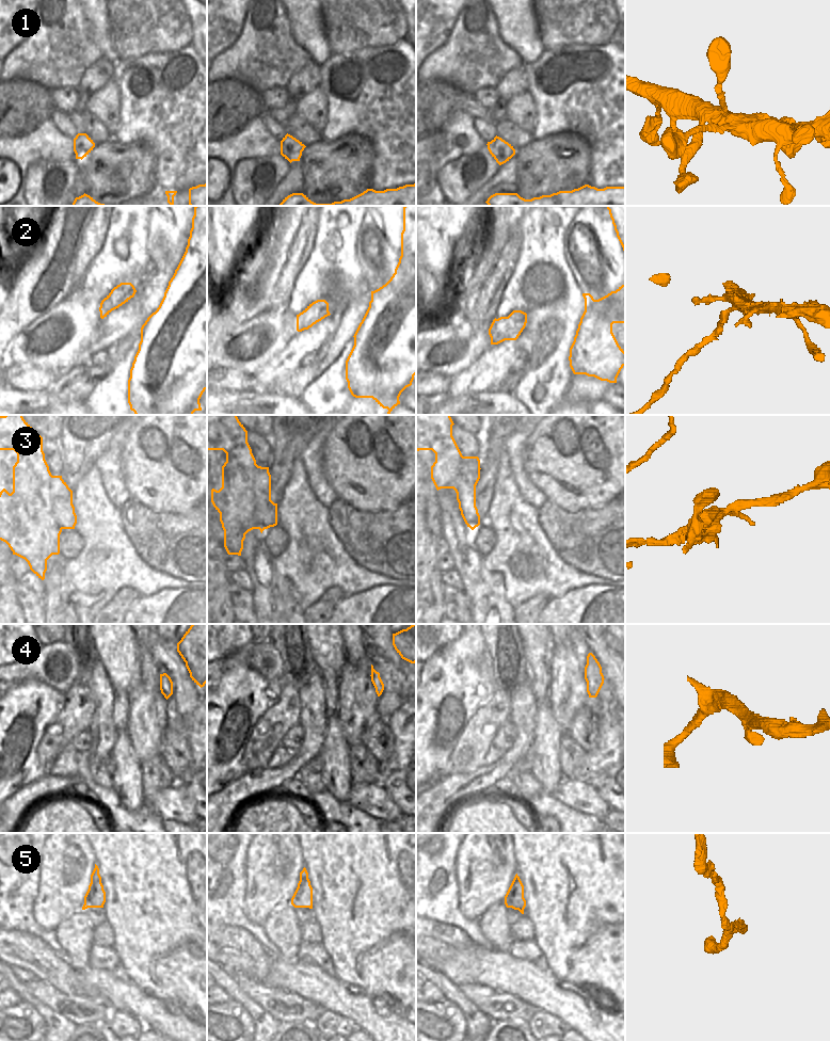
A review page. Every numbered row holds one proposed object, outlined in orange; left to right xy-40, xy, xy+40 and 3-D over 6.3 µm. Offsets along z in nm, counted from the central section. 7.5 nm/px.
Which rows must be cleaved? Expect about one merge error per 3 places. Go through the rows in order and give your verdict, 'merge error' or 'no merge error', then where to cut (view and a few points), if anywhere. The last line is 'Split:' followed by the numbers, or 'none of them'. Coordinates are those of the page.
1: no merge error; cut none
2: merge error; cut xy (297, 316), (307, 316), (315, 323)
3: merge error; cut xy (258, 466), (254, 481), (255, 521), (264, 529)
4: no merge error; cut none
5: no merge error; cut none
Split: 2, 3

